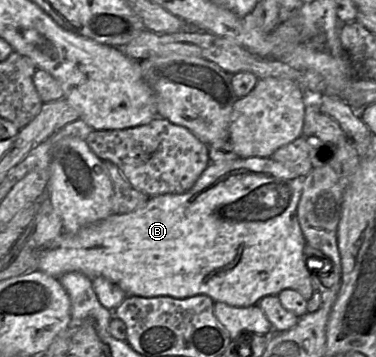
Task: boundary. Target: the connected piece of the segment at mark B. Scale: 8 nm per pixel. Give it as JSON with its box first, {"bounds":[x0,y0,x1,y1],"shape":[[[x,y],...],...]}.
{"bounds":[38,157,312,307],"shape":[[[251,157],[220,163],[211,162],[194,186],[185,193],[154,196],[145,205],[133,212],[112,214],[104,220],[82,227],[73,234],[62,233],[41,251],[38,269],[56,278],[67,272],[80,272],[91,279],[94,277],[104,277],[118,285],[128,296],[169,296],[182,299],[195,295],[207,295],[215,302],[226,303],[233,307],[248,307],[258,305],[263,297],[269,295],[278,296],[284,289],[293,289],[299,292],[306,300],[309,300],[312,296],[312,285],[304,264],[303,250],[306,241],[297,217],[297,207],[303,189],[303,180],[302,177],[270,158]]]}

